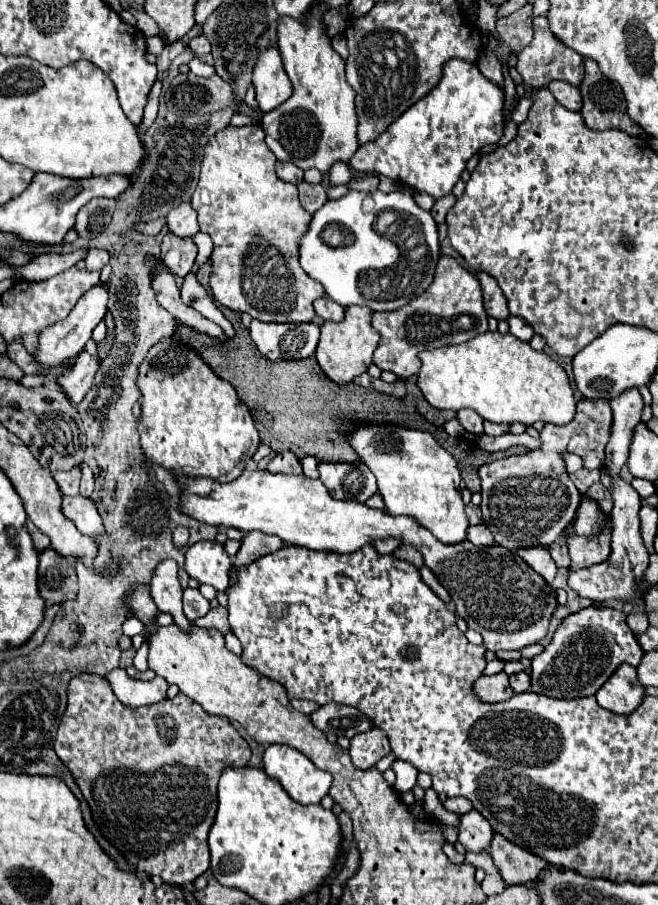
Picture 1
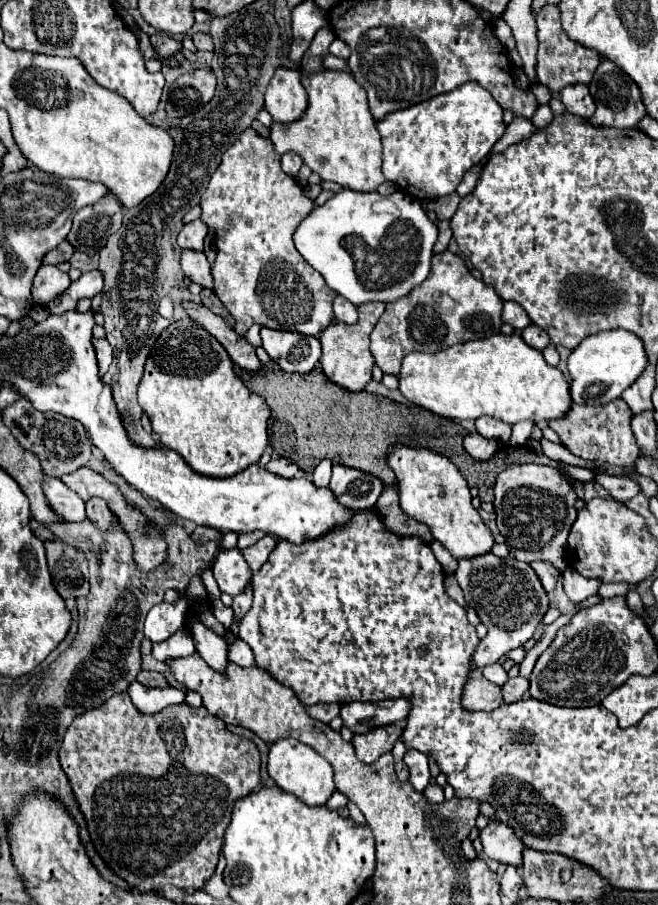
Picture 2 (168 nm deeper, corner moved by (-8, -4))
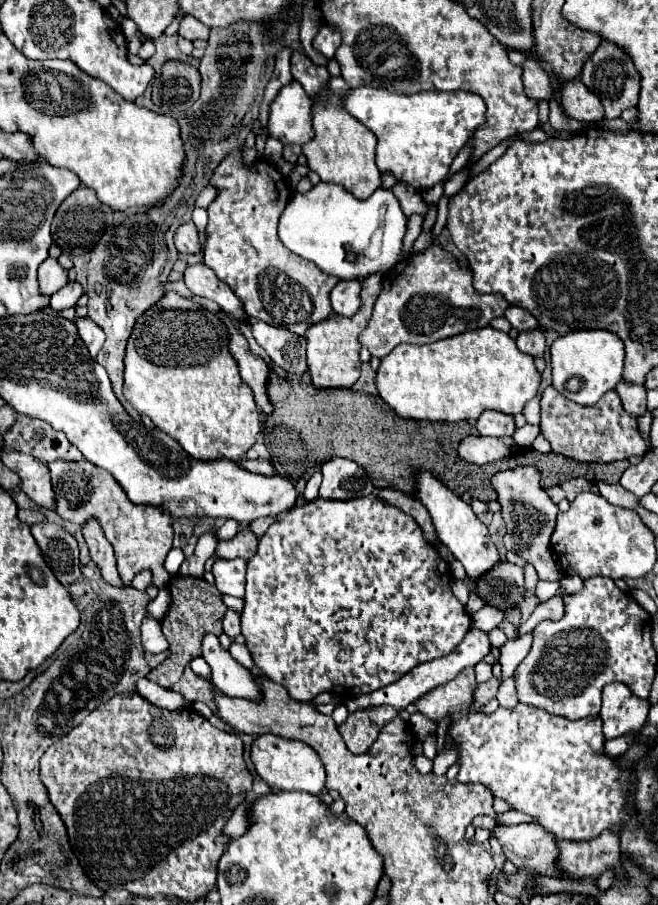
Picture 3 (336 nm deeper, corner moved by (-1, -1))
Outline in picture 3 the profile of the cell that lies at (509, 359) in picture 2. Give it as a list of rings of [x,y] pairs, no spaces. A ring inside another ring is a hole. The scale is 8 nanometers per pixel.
[[[491,326],[463,332],[451,338],[437,340],[433,344],[411,346],[401,344],[391,354],[387,354],[375,374],[375,386],[379,396],[401,416],[411,420],[431,420],[431,422],[461,422],[477,420],[483,410],[499,410],[505,414],[519,414],[527,400],[537,396],[541,376],[535,370],[531,356],[523,356],[515,348],[515,342]]]

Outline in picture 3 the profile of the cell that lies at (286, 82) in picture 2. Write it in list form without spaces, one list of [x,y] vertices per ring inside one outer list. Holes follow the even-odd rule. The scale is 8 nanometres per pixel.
[[[295,80],[281,88],[271,104],[269,134],[283,144],[307,144],[315,132],[311,126],[311,100]]]

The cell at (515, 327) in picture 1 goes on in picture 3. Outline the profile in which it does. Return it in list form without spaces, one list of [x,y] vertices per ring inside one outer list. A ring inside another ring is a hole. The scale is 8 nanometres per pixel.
[[[537,328],[537,330],[531,330],[531,332],[521,332],[519,338],[517,338],[517,348],[523,352],[523,354],[529,354],[533,358],[537,356],[543,356],[545,352],[545,338],[543,338],[543,332]]]

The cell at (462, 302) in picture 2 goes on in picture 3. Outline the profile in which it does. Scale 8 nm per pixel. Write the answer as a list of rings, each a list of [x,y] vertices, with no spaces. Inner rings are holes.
[[[429,246],[383,274],[383,288],[359,342],[373,356],[383,358],[403,342],[429,344],[467,330],[485,328],[493,318],[503,316],[507,306],[509,302],[501,294],[475,292],[471,284],[471,268],[461,268],[457,258],[441,246]]]

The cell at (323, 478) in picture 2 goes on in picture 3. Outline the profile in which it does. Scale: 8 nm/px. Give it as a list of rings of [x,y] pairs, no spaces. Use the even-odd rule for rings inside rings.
[[[317,472],[317,474],[313,474],[311,476],[311,480],[307,482],[307,488],[305,488],[305,492],[303,492],[303,496],[305,496],[305,500],[315,500],[317,496],[319,496],[319,486],[321,486],[321,472]]]

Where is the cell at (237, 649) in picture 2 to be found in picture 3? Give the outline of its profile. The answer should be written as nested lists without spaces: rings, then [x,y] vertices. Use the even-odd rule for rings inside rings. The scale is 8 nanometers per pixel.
[[[231,644],[229,652],[231,652],[231,654],[233,654],[233,658],[235,658],[239,664],[243,664],[245,668],[255,668],[253,658],[251,658],[251,652],[249,652],[243,644]]]

